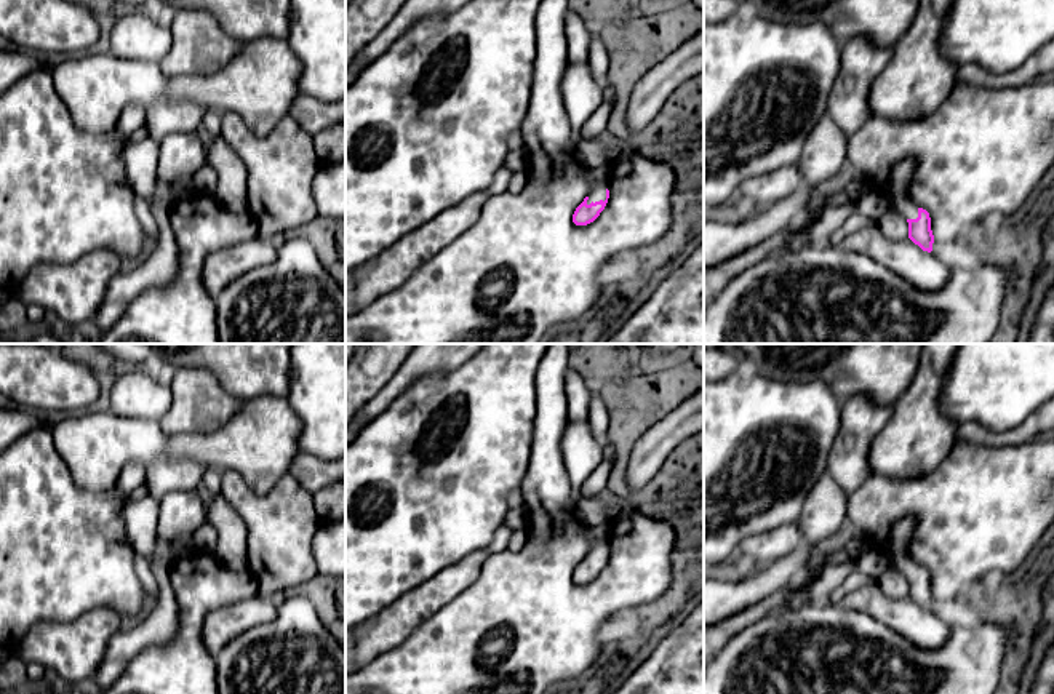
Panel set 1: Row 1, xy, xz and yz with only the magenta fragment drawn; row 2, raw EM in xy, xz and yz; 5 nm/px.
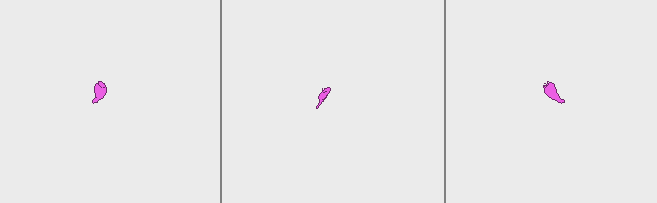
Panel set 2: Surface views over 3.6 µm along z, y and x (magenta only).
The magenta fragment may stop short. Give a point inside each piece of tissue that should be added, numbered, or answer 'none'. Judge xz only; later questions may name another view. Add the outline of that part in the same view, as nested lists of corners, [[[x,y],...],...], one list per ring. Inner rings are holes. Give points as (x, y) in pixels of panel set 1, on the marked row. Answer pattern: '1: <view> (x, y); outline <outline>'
1: xz (598, 191); outline [[[595,181],[590,192],[589,192],[589,200],[587,200],[587,205],[590,205],[592,201],[600,201],[600,200],[606,200],[606,185],[601,184],[600,181]]]

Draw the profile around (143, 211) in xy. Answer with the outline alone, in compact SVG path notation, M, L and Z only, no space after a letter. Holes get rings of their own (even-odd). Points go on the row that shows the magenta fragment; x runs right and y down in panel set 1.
M136 195L134 213L142 227L142 233L144 233L142 249L134 257L122 259L122 267L120 267L122 272L128 272L138 267L146 257L149 257L152 251L155 249L157 240L158 240L158 229L157 229L154 214L150 211L150 206L139 195Z

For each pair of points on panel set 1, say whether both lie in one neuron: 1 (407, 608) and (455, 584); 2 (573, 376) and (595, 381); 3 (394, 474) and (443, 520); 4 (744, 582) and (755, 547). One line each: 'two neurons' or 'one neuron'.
1: one neuron
2: two neurons
3: one neuron
4: two neurons

